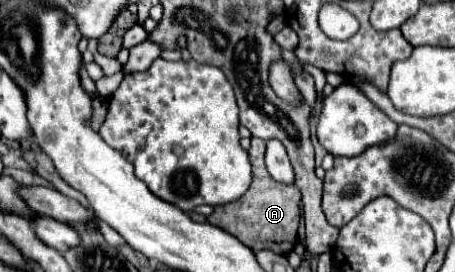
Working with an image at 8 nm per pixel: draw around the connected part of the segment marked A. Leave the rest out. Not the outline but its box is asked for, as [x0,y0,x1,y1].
[208,138,302,254]

